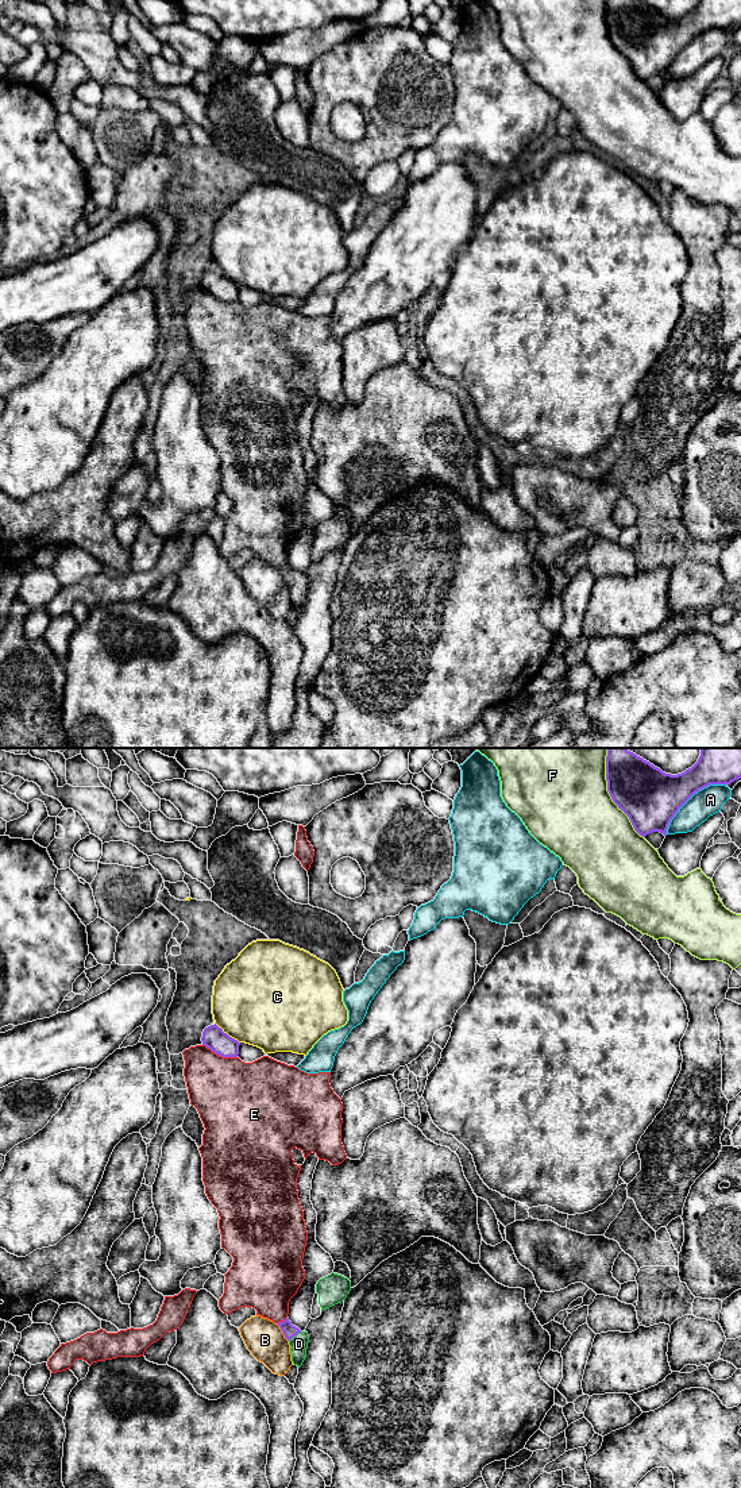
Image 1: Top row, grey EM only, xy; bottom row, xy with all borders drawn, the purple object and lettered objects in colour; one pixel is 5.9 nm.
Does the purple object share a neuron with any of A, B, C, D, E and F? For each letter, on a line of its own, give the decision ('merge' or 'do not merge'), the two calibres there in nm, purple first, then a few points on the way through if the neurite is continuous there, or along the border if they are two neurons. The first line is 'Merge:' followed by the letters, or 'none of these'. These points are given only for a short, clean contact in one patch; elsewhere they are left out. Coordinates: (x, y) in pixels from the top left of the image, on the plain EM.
Merge: D
A: do not merge | 340/160 nm
B: do not merge | 80/220 nm
C: do not merge | 140/500 nm | along xy (215, 266), (239, 286)
D: merge | 80/110 nm | across xy (288, 573), (294, 579), (298, 588)
E: do not merge | 140/440 nm
F: do not merge | 340/500 nm

